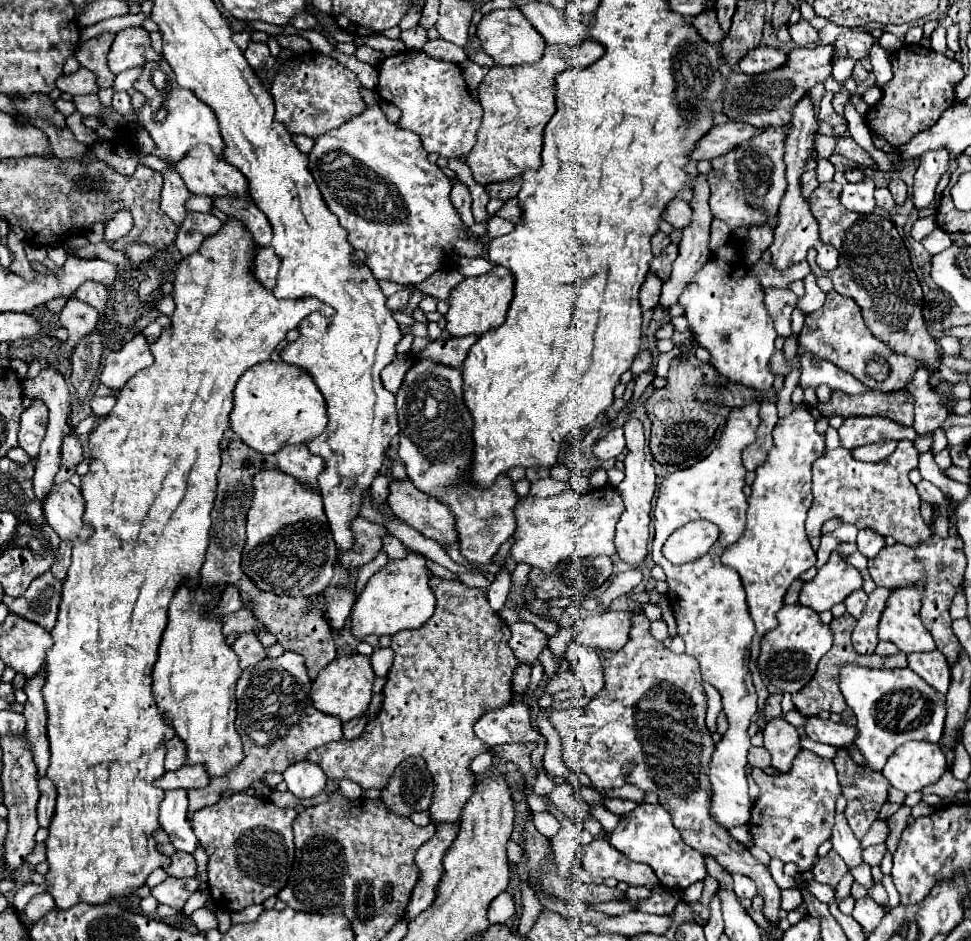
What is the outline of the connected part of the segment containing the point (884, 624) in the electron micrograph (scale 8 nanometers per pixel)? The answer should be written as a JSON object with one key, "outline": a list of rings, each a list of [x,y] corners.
{"outline":[[[922,584],[894,590],[880,618],[878,638],[894,642],[904,654],[936,650],[930,632],[920,620],[920,598],[924,598]]]}

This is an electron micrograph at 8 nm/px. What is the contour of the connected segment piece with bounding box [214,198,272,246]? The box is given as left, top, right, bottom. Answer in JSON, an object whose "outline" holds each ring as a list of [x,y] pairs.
{"outline":[[[214,198],[214,204],[226,216],[240,220],[252,232],[254,242],[258,242],[260,246],[272,244],[272,228],[268,224],[268,218],[264,216],[264,212],[260,212],[260,208],[256,208],[254,202],[246,198]]]}

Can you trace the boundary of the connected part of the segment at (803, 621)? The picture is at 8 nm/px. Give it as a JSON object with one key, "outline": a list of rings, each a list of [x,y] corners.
{"outline":[[[802,604],[782,606],[776,618],[780,622],[778,628],[774,628],[762,638],[758,668],[762,676],[780,692],[794,694],[812,680],[818,660],[832,648],[832,632],[830,626],[820,620],[816,610]]]}

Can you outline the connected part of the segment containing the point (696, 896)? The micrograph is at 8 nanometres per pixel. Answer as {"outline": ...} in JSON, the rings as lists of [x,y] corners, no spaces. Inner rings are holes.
{"outline":[[[696,882],[696,886],[690,886],[690,888],[686,888],[684,892],[682,892],[682,900],[684,902],[688,902],[688,904],[692,904],[694,900],[700,900],[702,898],[702,890],[704,890],[704,882]]]}

